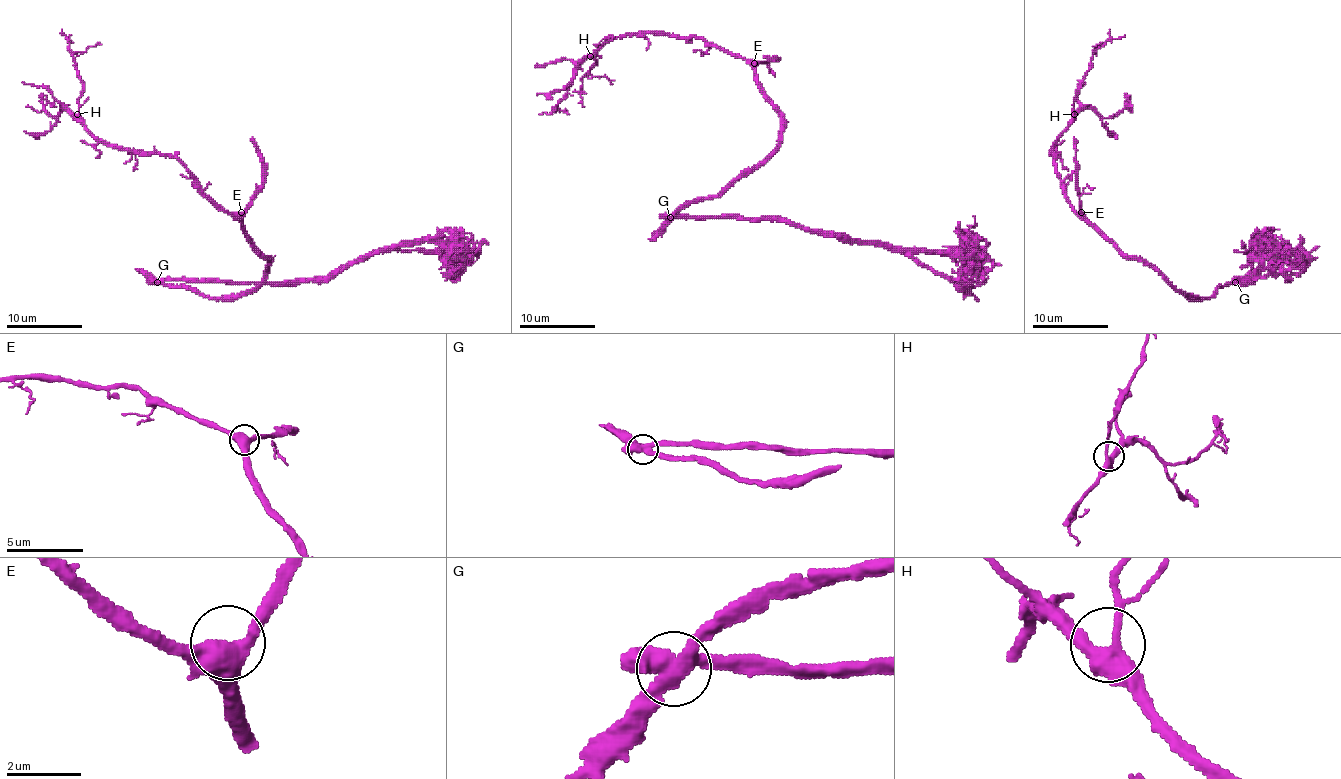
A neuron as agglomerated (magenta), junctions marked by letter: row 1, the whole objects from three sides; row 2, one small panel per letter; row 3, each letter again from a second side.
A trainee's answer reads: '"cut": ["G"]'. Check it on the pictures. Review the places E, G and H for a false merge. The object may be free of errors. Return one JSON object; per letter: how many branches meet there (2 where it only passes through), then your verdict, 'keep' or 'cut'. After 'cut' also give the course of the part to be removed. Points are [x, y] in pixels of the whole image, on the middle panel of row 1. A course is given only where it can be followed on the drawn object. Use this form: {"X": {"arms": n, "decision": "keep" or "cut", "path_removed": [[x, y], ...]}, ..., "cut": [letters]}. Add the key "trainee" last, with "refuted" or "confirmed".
{"E": {"arms": 4, "decision": "keep"}, "G": {"arms": 4, "decision": "cut", "path_removed": [[671, 218], [724, 193], [776, 146], [778, 108], [754, 69], [688, 37], [614, 37], [592, 56], [584, 107]]}, "H": {"arms": 3, "decision": "keep"}, "cut": ["G"], "trainee": "confirmed"}

